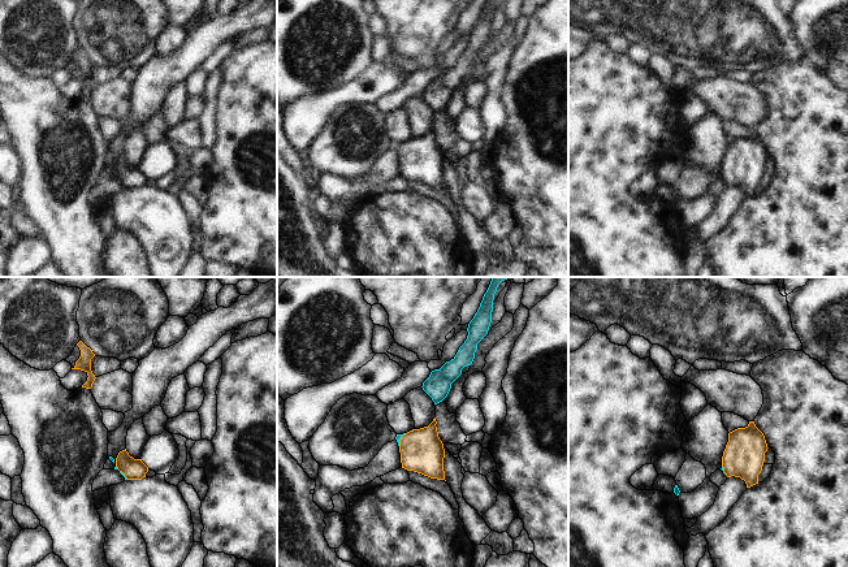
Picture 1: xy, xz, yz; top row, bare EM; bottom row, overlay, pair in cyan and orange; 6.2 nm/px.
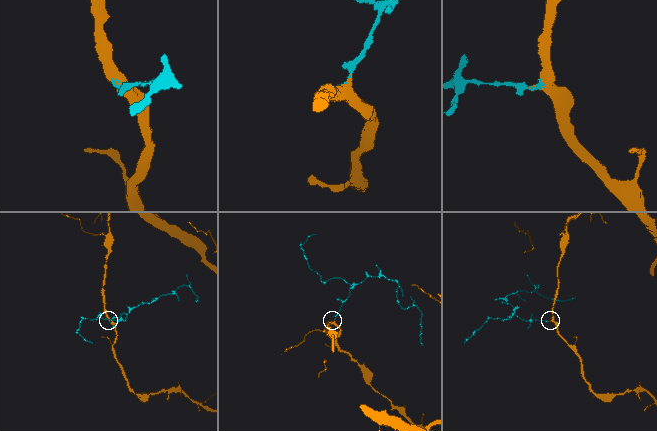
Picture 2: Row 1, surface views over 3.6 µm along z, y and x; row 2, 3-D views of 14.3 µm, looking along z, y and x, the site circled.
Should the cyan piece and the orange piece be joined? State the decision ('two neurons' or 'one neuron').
one neuron

